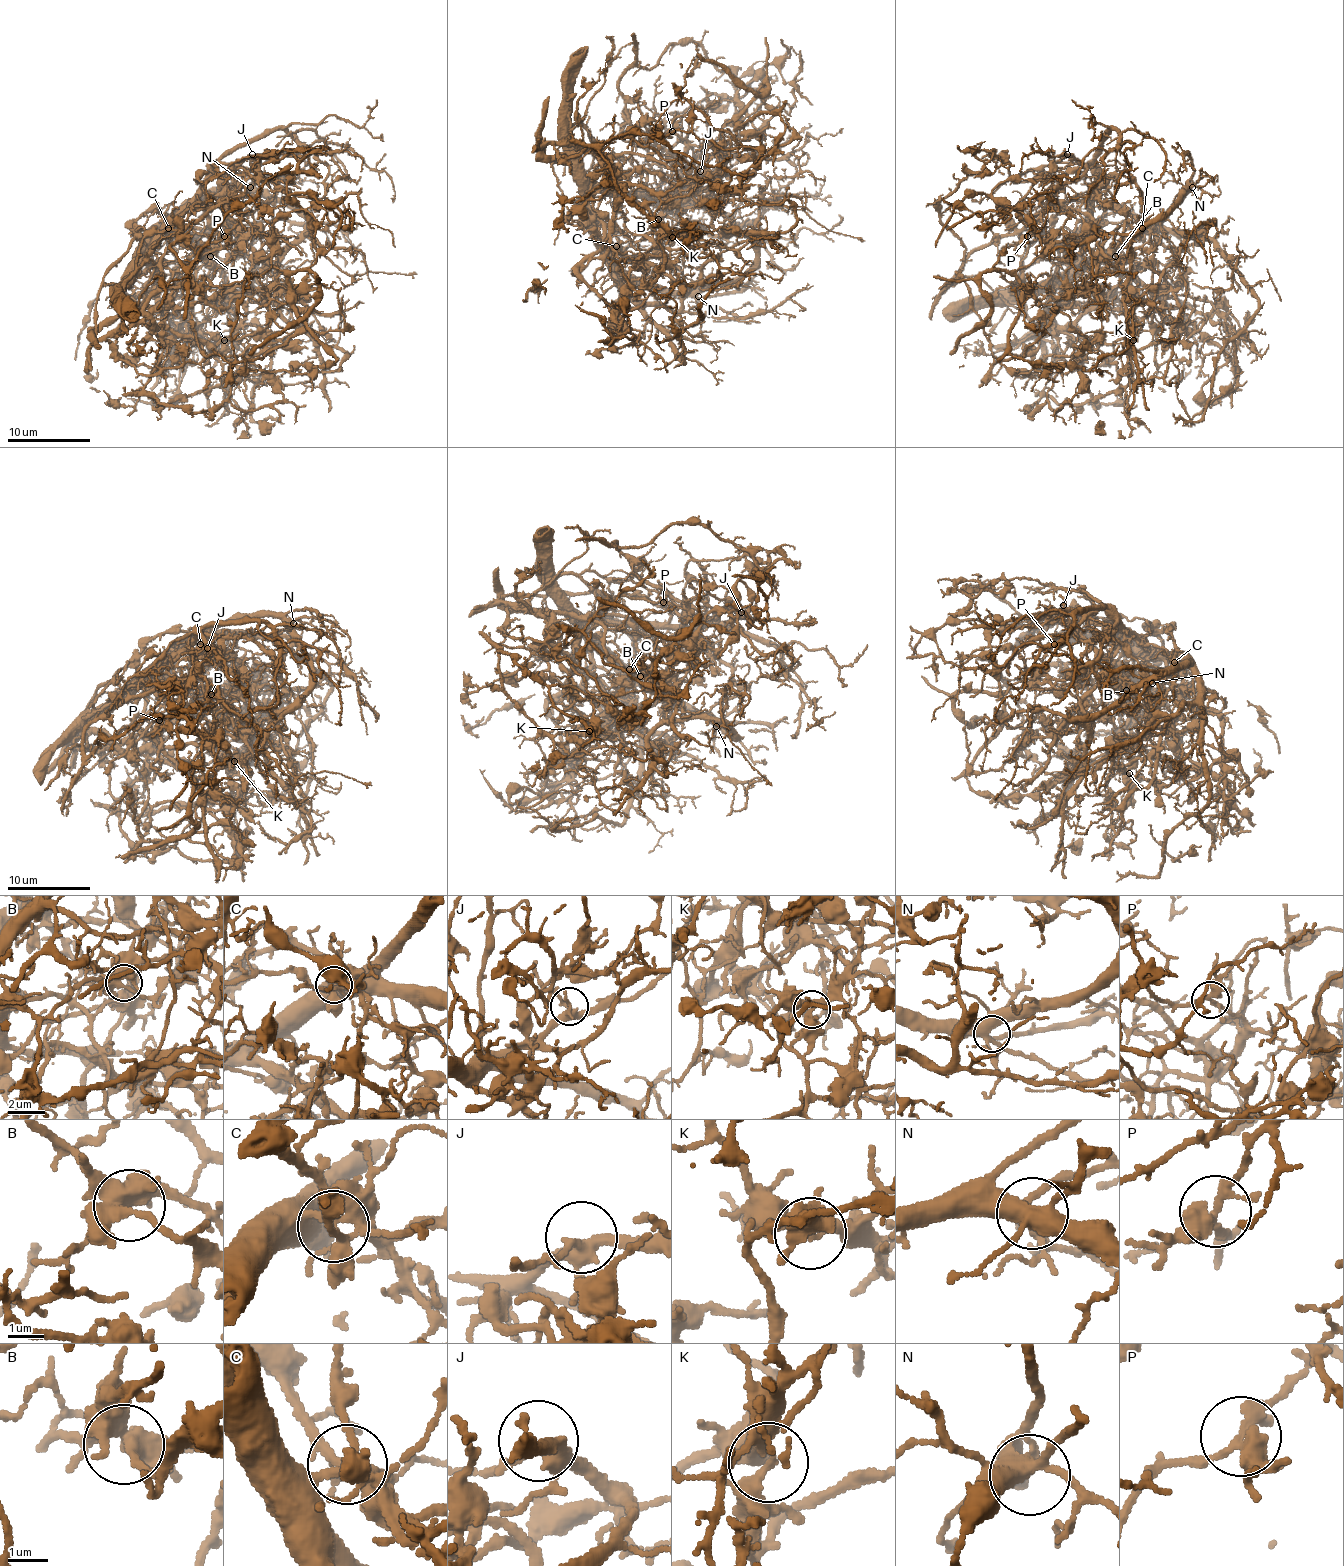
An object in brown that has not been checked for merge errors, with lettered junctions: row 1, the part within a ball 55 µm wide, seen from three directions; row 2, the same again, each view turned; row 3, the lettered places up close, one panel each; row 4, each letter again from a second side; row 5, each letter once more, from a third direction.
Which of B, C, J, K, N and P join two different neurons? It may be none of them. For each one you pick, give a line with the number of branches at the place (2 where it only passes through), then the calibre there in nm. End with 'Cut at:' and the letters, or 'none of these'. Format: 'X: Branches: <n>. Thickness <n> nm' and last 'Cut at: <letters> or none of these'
C: Branches: 6. Thickness 320 nm
K: Branches: 4. Thickness 280 nm
P: Branches: 4. Thickness 320 nm
Cut at: C, K, P

